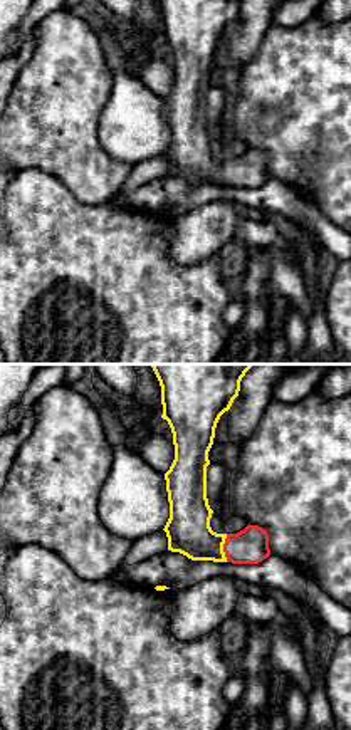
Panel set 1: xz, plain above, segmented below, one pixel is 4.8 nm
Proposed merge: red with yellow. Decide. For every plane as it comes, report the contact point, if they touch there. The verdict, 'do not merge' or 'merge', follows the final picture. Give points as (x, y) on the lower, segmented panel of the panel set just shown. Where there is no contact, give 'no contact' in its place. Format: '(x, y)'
(224, 547)

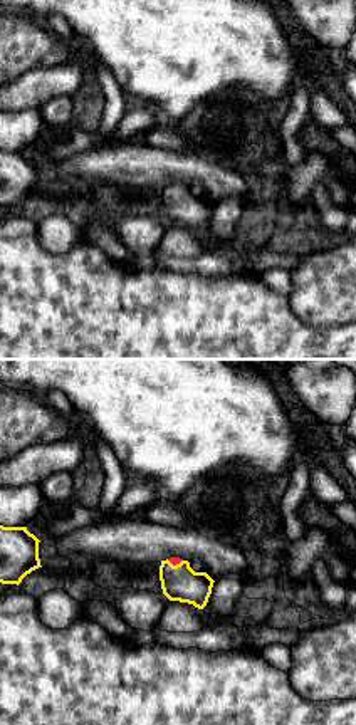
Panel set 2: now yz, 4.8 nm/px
(175, 564)

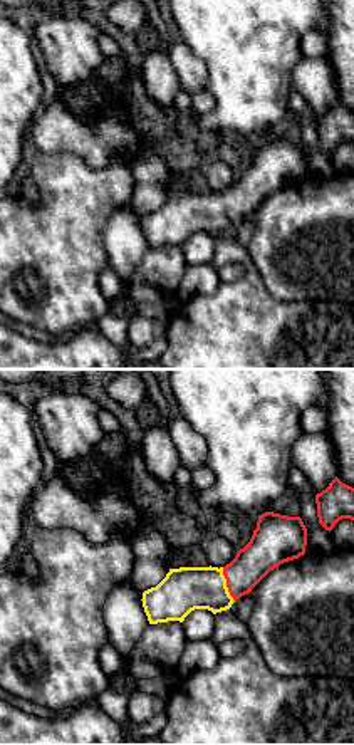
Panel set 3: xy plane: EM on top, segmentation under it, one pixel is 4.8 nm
(227, 584)

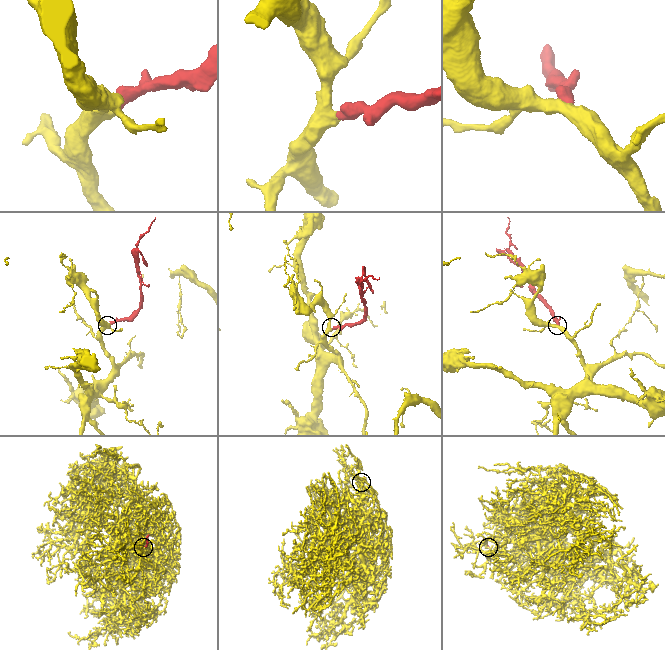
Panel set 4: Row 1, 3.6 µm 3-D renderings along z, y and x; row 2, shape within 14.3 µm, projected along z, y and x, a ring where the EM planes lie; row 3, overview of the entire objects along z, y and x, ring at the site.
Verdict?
merge

